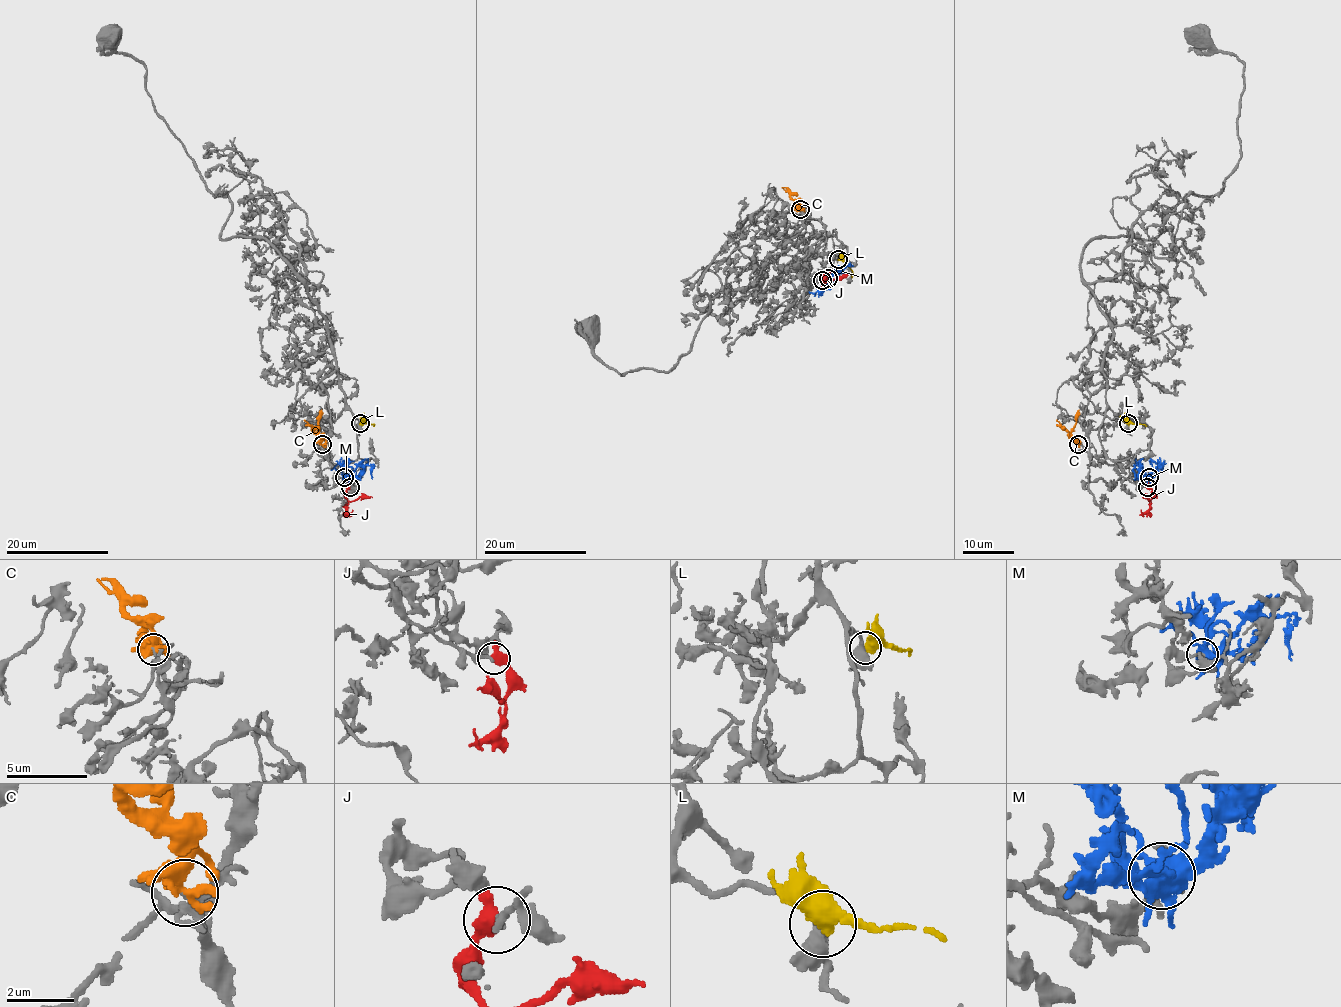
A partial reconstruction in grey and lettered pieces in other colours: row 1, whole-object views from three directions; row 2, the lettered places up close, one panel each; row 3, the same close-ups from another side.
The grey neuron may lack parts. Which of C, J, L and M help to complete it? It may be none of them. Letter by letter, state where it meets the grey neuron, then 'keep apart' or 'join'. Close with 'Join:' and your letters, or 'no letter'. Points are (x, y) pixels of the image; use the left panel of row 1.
C: meets grey at (322, 444); keep apart
J: meets grey at (350, 487); join
L: meets grey at (360, 423); keep apart
M: meets grey at (344, 477); keep apart
Join: J

